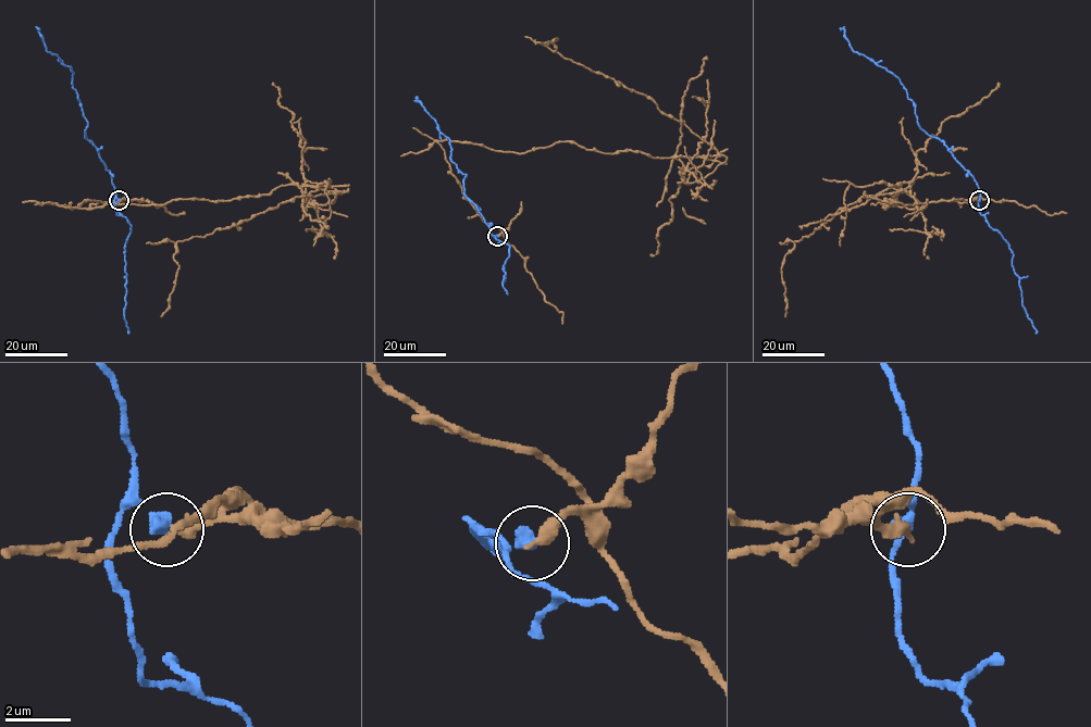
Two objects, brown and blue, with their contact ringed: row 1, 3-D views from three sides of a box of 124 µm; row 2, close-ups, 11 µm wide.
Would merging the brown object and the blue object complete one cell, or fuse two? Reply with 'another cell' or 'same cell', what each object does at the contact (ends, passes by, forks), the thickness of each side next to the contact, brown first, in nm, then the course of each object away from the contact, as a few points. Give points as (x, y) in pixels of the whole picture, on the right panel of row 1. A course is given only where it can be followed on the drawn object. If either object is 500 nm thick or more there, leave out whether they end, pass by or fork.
another cell; brown ends; blue ends; calibres 400 and 440 nm; course brown (979, 201), (882, 207), (896, 204), (884, 199), (895, 201), (896, 184), (841, 207), (785, 254), (784, 316); course blue (979, 200), (970, 173), (918, 124), (915, 104), (900, 79), (855, 52), (840, 27)

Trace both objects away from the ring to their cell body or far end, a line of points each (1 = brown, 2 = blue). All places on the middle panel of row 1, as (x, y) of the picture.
1: (497, 236), (438, 141), (652, 158), (680, 141), (645, 95), (540, 41)
2: (497, 236), (493, 236), (466, 195), (466, 175), (451, 161), (449, 139), (438, 130), (436, 122), (417, 97)

